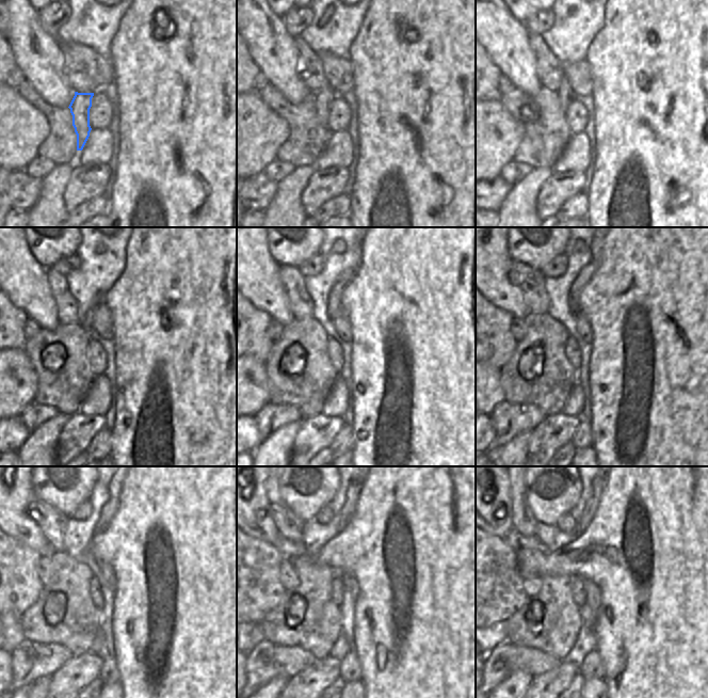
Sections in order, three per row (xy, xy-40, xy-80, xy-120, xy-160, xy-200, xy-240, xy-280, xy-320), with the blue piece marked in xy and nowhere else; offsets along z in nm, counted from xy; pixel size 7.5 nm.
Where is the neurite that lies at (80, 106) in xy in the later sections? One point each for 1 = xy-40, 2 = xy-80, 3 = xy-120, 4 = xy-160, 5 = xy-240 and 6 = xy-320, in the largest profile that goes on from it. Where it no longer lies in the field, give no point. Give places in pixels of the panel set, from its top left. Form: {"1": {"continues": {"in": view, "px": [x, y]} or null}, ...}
{"1": {"continues": {"in": "xy-40", "px": [324, 97]}}, "2": {"continues": {"in": "xy-80", "px": [565, 94]}}, "3": {"continues": {"in": "xy-120", "px": [86, 324]}}, "4": {"continues": {"in": "xy-160", "px": [335, 294]}}, "5": {"continues": {"in": "xy-240", "px": [115, 488]}}, "6": {"continues": {"in": "xy-320", "px": [591, 506]}}}

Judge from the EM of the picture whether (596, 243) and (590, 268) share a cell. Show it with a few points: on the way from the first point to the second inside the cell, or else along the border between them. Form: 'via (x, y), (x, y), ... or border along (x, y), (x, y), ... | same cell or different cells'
via (595, 250), (594, 262) | same cell

